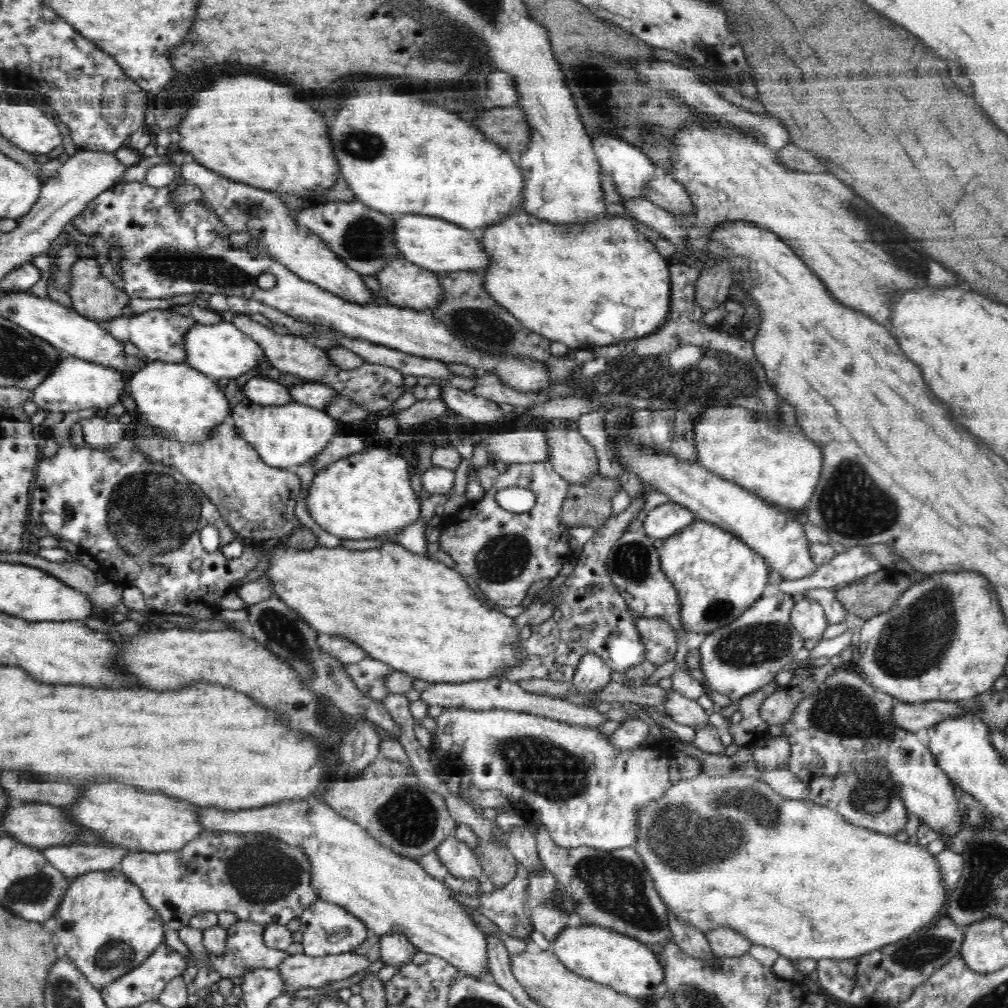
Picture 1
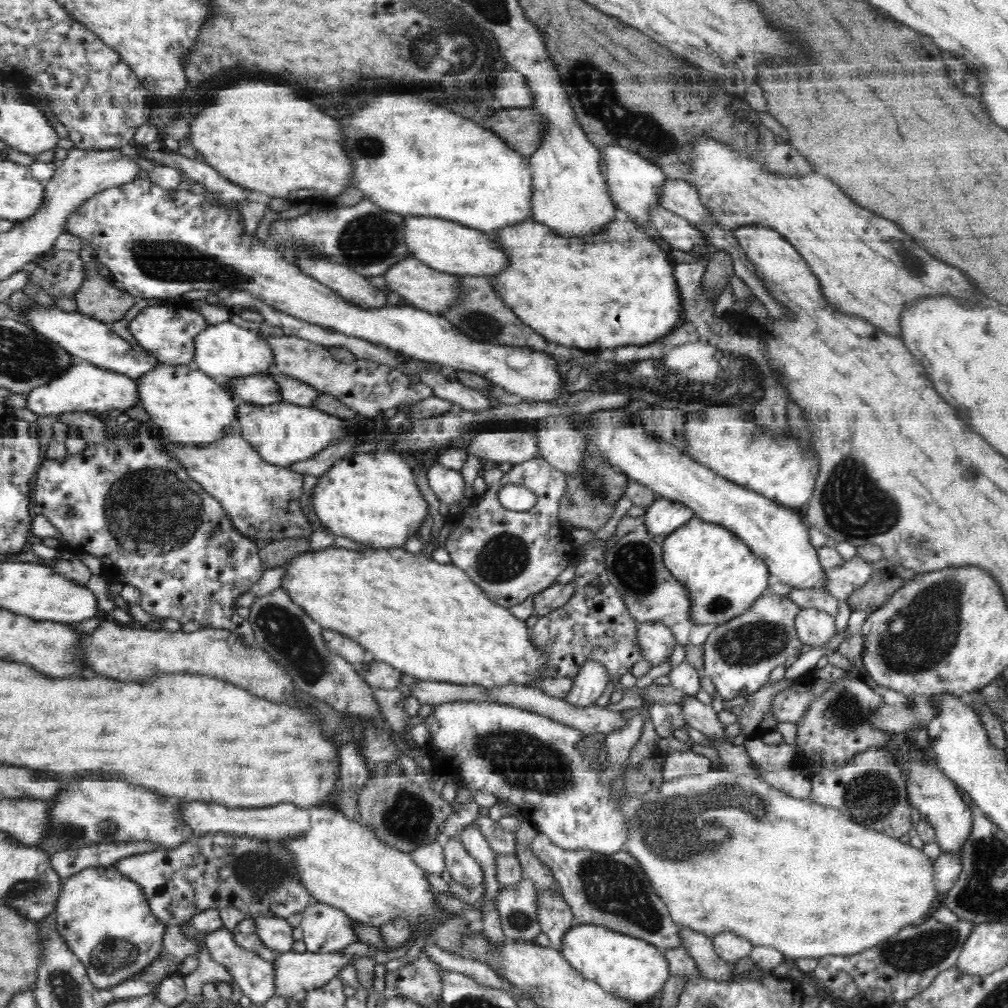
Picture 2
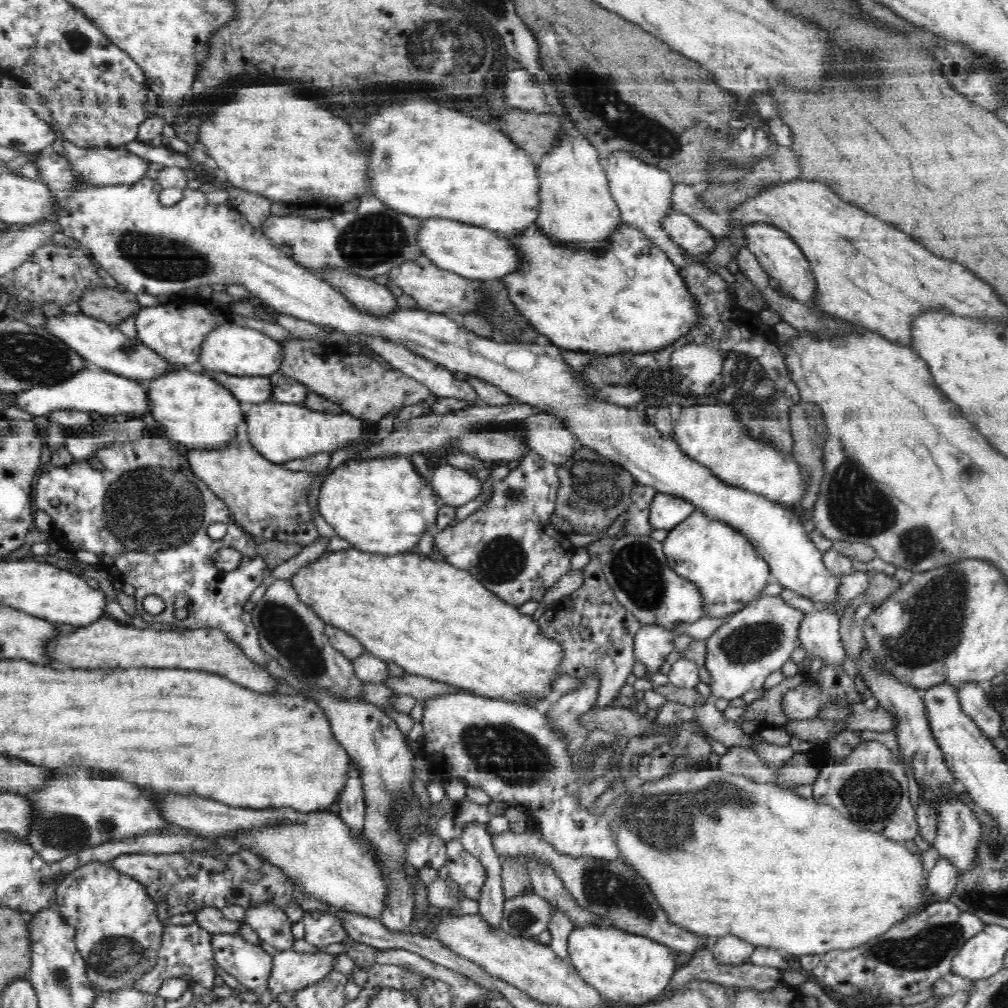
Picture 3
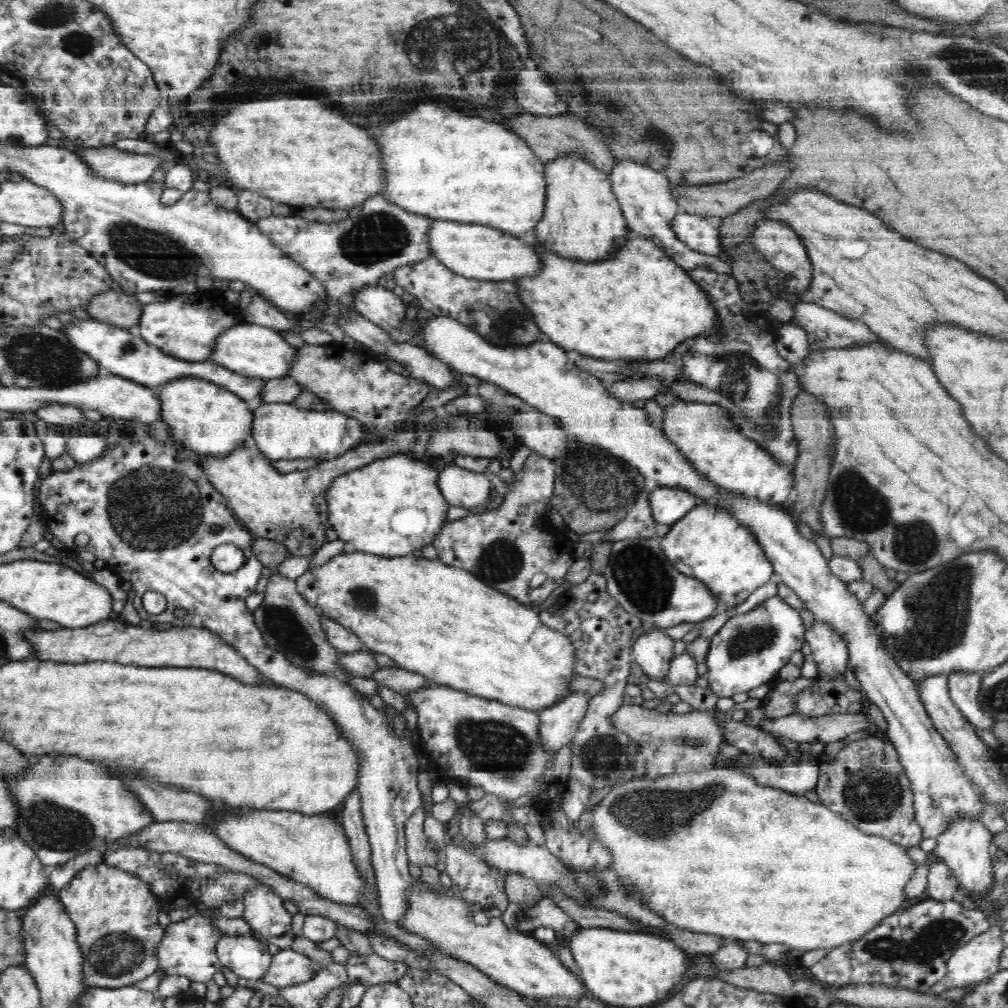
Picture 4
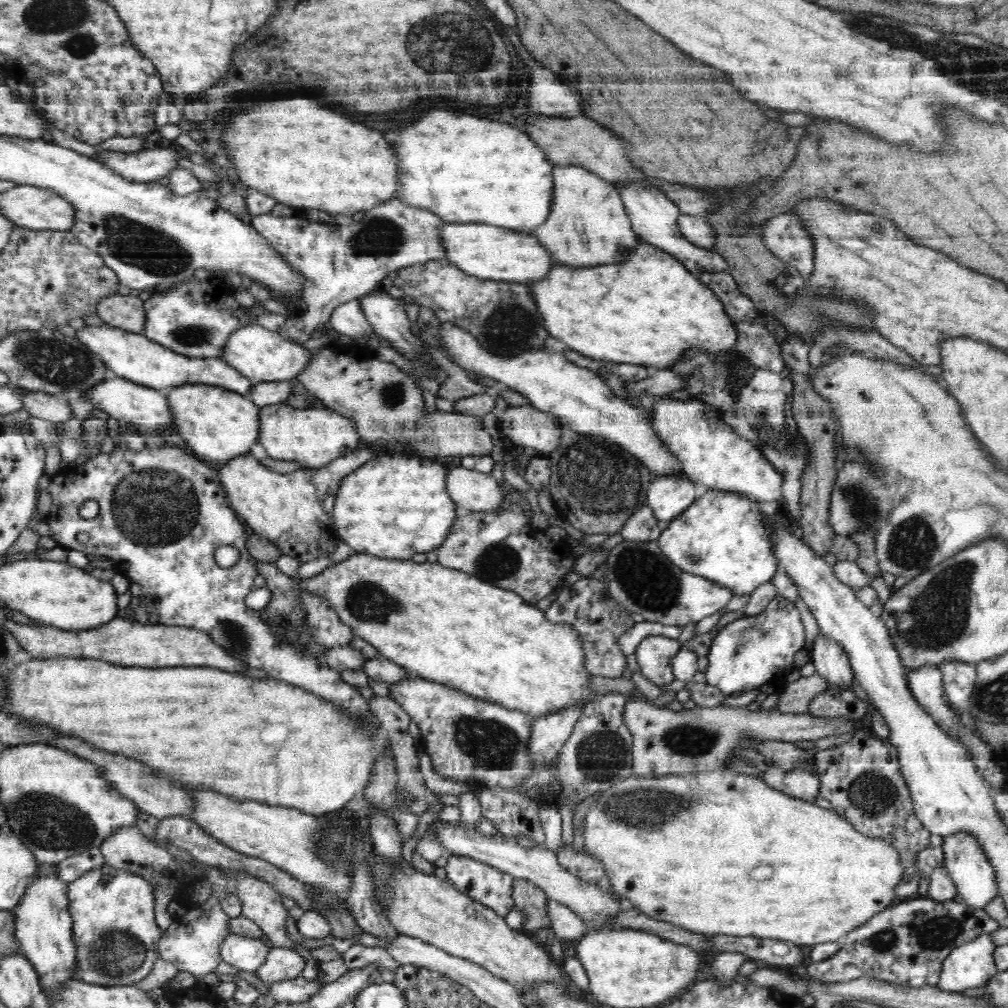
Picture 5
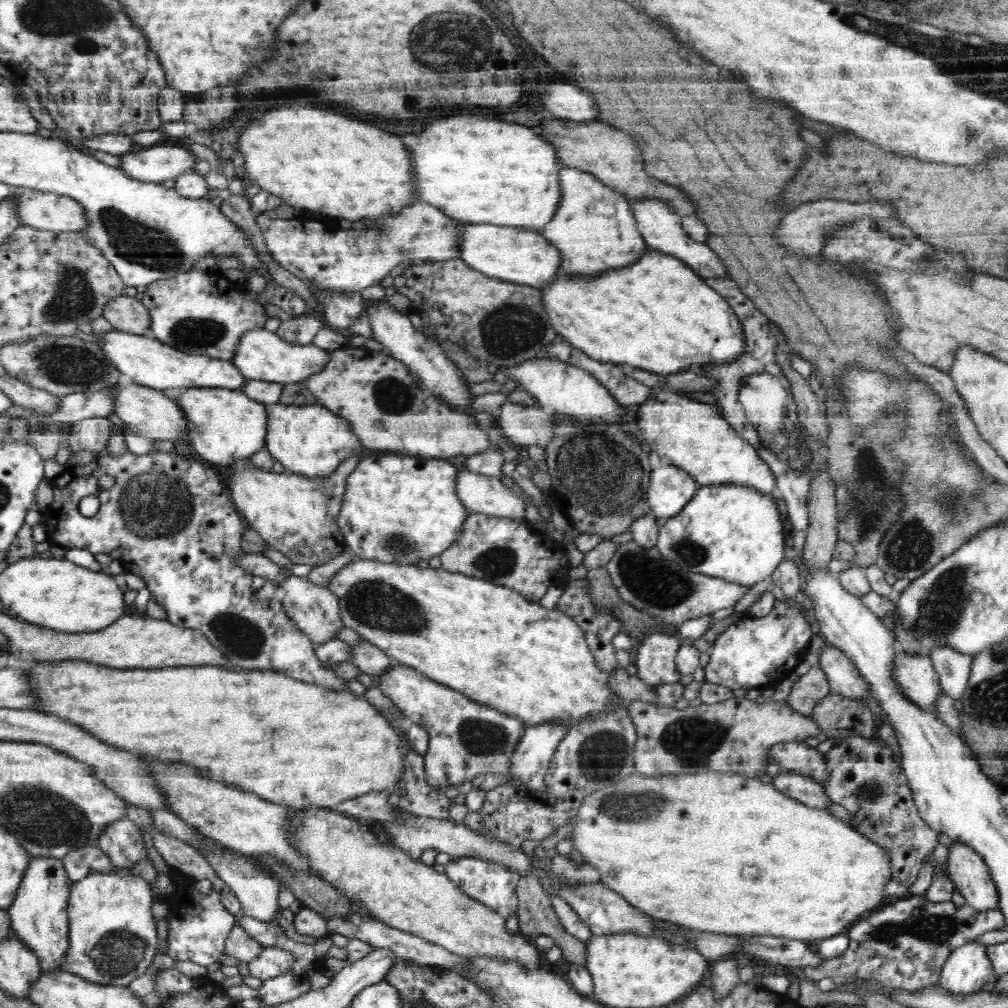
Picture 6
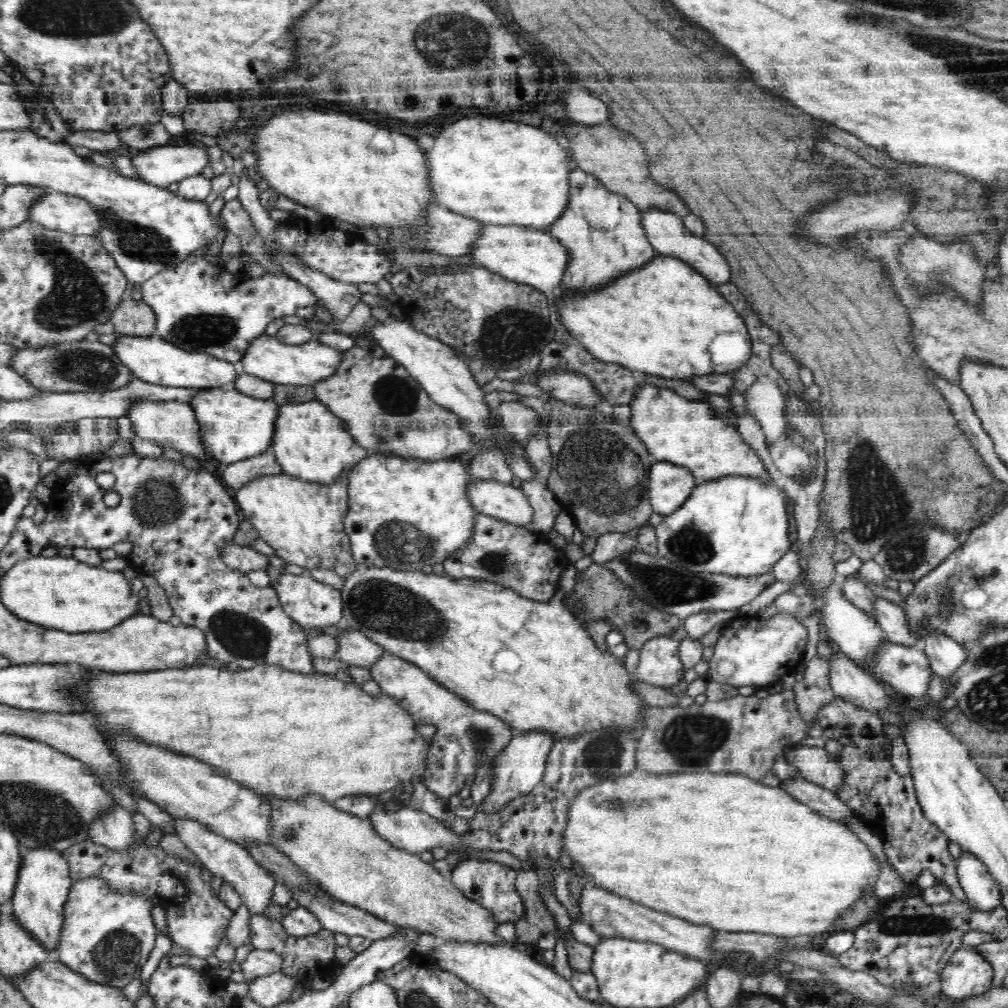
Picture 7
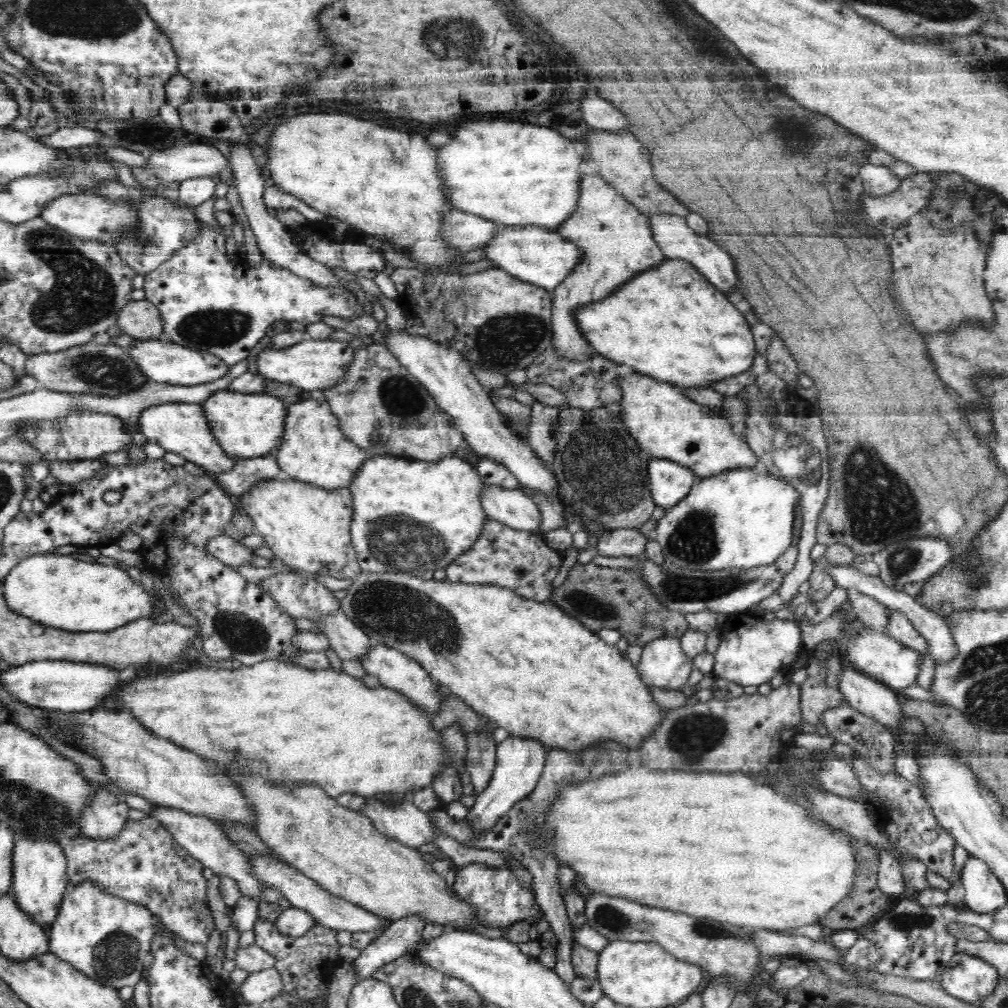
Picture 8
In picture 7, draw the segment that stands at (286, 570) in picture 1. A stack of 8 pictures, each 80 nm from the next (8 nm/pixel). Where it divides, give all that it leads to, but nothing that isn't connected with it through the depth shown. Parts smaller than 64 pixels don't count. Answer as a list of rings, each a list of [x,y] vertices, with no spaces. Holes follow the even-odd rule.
[[[570,564],[562,572],[560,588],[550,601],[537,602],[490,582],[446,578],[446,574],[422,574],[422,571],[366,569],[358,565],[343,580],[342,621],[365,634],[382,650],[417,665],[474,709],[498,717],[515,732],[544,732],[556,740],[566,740],[584,736],[588,730],[612,726],[612,729],[628,728],[628,734],[639,739],[646,729],[646,706],[629,688],[635,675],[628,674],[612,652],[603,652],[580,618],[564,605],[565,595],[576,584],[576,574],[575,566]]]

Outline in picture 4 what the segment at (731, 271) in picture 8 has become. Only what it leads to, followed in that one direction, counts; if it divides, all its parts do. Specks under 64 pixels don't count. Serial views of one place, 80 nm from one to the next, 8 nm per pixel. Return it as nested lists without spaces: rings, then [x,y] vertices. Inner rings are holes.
[[[626,158],[619,159],[612,171],[609,176],[611,189],[621,206],[623,217],[630,230],[654,241],[658,248],[686,271],[708,269],[718,274],[730,275],[730,265],[725,259],[718,255],[702,254],[692,250],[677,238],[677,234],[673,231],[672,220],[675,214],[680,212],[680,208],[671,192],[673,185],[664,174]]]

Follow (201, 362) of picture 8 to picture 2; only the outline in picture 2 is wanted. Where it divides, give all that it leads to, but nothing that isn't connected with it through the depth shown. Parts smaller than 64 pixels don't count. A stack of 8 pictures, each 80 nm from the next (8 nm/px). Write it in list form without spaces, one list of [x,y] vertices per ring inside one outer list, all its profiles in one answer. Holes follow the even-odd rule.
[[[34,305],[29,307],[24,313],[24,318],[26,318],[28,327],[32,327],[40,334],[53,340],[66,352],[72,353],[72,356],[78,361],[87,362],[133,379],[145,376],[149,370],[156,368],[160,364],[150,351],[144,350],[139,345],[132,348],[128,341],[116,335],[112,331],[112,324],[102,323],[78,311],[68,312],[60,310],[55,305],[51,307]],[[268,373],[231,377],[226,382],[230,382],[225,387],[231,391],[238,402],[254,403],[260,406],[282,402],[278,383]]]

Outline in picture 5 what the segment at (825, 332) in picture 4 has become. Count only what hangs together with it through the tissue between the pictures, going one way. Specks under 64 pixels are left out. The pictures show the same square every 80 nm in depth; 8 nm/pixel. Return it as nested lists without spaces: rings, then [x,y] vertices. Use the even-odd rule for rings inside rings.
[[[848,330],[848,332],[832,332],[826,334],[816,342],[814,349],[809,351],[810,369],[809,374],[814,374],[814,370],[821,366],[822,348],[824,345],[842,345],[850,347],[855,352],[866,352],[868,355],[876,355],[878,359],[894,360],[900,365],[912,366],[920,369],[932,377],[936,377],[938,383],[942,383],[941,370],[938,365],[926,366],[914,360],[908,352],[898,346],[894,346],[880,332],[863,332],[863,330]]]

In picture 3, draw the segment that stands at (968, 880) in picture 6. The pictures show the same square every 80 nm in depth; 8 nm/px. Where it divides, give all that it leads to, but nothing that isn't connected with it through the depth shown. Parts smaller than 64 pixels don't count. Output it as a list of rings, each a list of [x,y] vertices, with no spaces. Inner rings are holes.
[[[954,801],[938,802],[940,816],[933,847],[961,875],[977,861],[976,849],[982,834],[981,822],[970,807]]]

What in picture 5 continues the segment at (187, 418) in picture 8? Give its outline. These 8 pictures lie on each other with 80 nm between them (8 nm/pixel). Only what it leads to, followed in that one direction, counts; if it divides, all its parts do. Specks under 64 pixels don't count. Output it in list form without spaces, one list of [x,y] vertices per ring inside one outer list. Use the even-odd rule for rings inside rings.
[[[110,376],[94,389],[84,391],[83,394],[91,400],[94,406],[106,412],[110,417],[118,420],[126,420],[126,424],[132,422],[134,428],[140,428],[142,436],[156,434],[156,430],[164,430],[172,424],[172,415],[168,408],[167,395],[163,390],[146,388],[144,385],[116,376]]]

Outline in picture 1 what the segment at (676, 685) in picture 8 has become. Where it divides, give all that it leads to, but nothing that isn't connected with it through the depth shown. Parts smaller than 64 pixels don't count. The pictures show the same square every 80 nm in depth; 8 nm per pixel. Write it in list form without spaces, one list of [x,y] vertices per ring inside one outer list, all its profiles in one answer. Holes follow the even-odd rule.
[[[662,618],[636,619],[637,631],[645,649],[645,659],[654,665],[664,665],[677,655],[676,632]]]

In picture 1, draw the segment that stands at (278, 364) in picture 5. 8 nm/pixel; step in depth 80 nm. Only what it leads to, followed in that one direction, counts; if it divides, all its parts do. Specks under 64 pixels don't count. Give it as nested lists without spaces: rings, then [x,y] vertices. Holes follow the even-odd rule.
[[[229,318],[218,324],[196,324],[186,331],[185,362],[210,378],[236,378],[267,363],[264,347],[238,329]]]

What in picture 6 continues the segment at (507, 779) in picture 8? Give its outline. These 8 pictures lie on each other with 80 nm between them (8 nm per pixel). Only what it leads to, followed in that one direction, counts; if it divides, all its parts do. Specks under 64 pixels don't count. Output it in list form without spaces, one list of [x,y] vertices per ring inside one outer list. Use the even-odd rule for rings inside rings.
[[[554,721],[526,727],[514,750],[508,780],[520,780],[530,789],[542,790],[552,756],[567,731],[566,725]]]

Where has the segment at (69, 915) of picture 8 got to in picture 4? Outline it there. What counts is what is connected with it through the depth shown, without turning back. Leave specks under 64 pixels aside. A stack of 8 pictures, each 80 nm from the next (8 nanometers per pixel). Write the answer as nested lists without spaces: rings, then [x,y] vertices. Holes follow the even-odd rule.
[[[102,862],[90,865],[60,890],[62,906],[76,927],[87,986],[122,987],[149,977],[159,965],[157,946],[165,929],[158,923],[158,903],[147,882]]]

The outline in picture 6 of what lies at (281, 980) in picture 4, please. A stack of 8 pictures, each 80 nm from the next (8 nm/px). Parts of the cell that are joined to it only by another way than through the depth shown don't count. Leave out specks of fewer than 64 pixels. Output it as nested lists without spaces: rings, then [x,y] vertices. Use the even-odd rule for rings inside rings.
[[[274,946],[263,947],[258,958],[248,964],[249,974],[262,981],[268,980],[290,972],[290,962],[294,962],[290,953]]]

